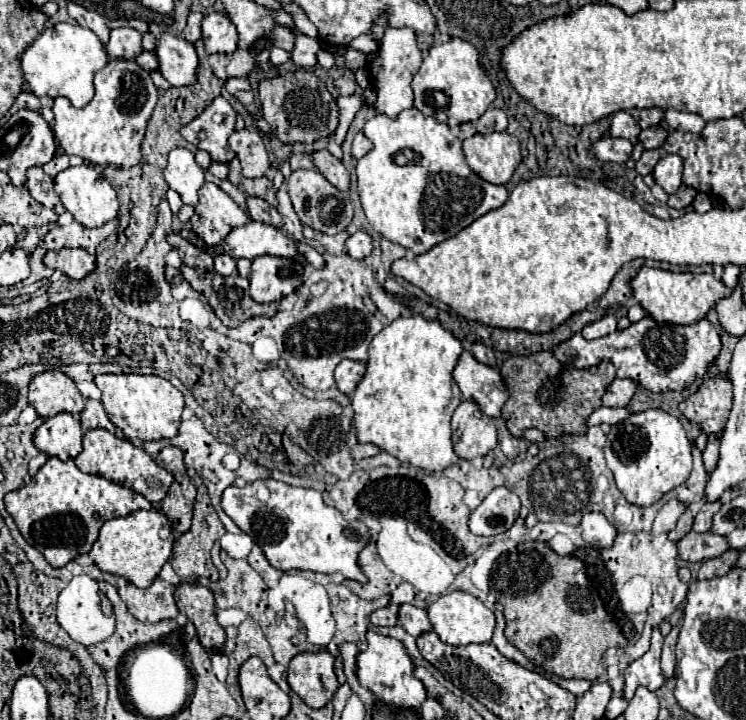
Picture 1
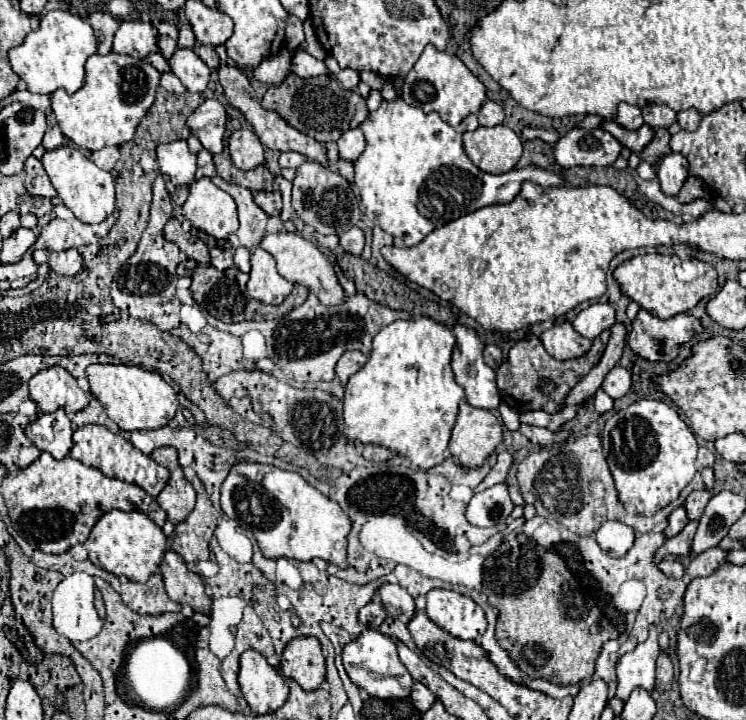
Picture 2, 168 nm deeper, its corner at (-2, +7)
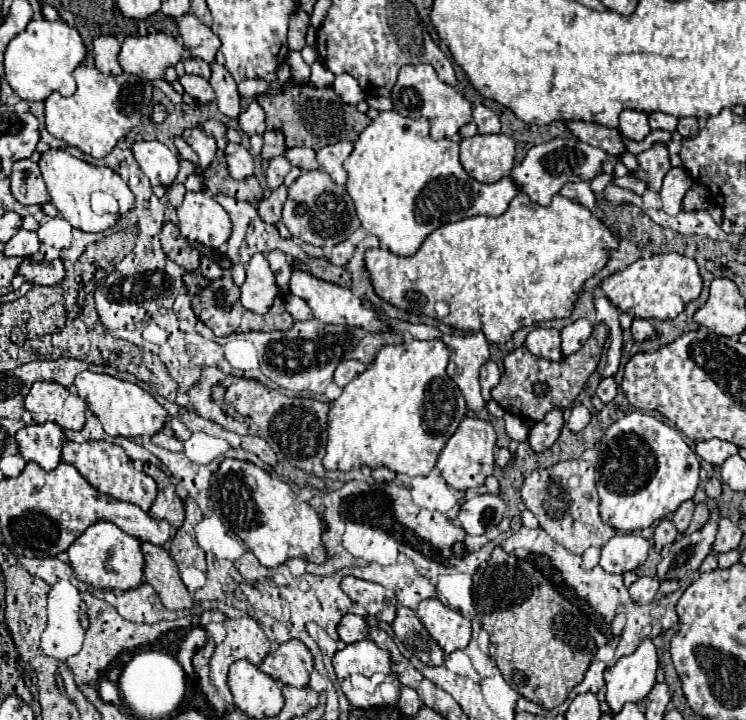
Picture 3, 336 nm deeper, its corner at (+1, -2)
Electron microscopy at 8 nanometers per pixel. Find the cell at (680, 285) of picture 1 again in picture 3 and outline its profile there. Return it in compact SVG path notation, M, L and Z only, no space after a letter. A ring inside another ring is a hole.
M654 254L650 258L640 258L628 268L602 280L600 288L606 298L620 310L634 318L646 320L666 320L676 318L690 300L696 300L702 290L702 278L698 266L692 258L680 254Z

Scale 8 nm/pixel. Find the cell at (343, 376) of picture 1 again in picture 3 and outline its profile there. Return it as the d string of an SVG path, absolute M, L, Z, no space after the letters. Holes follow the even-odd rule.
M344 360L336 372L334 372L334 382L344 388L350 380L354 380L358 374L362 374L366 370L366 366L360 360Z

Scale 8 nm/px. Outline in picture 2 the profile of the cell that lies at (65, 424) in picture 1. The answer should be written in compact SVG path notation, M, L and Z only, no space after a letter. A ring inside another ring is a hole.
M63 409L39 415L39 419L25 429L25 433L41 451L51 453L55 459L67 457L73 447L71 419Z

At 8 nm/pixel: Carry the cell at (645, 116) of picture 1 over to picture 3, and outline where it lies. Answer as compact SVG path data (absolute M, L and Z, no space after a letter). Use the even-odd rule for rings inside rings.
M652 112L648 114L648 120L650 120L650 128L652 130L670 130L674 132L676 130L676 124L678 124L678 118L676 116L670 116L670 114L662 114L662 112Z

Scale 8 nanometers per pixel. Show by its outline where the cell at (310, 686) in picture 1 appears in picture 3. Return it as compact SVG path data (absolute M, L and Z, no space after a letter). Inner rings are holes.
M290 640L280 644L274 652L268 652L258 668L282 684L304 688L314 670L314 660L300 640Z

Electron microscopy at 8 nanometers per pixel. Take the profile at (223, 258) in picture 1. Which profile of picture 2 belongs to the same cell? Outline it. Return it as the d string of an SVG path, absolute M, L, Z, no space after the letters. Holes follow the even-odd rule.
M221 247L211 249L211 265L221 269L221 271L229 269L233 265L233 253L227 249L221 249Z

